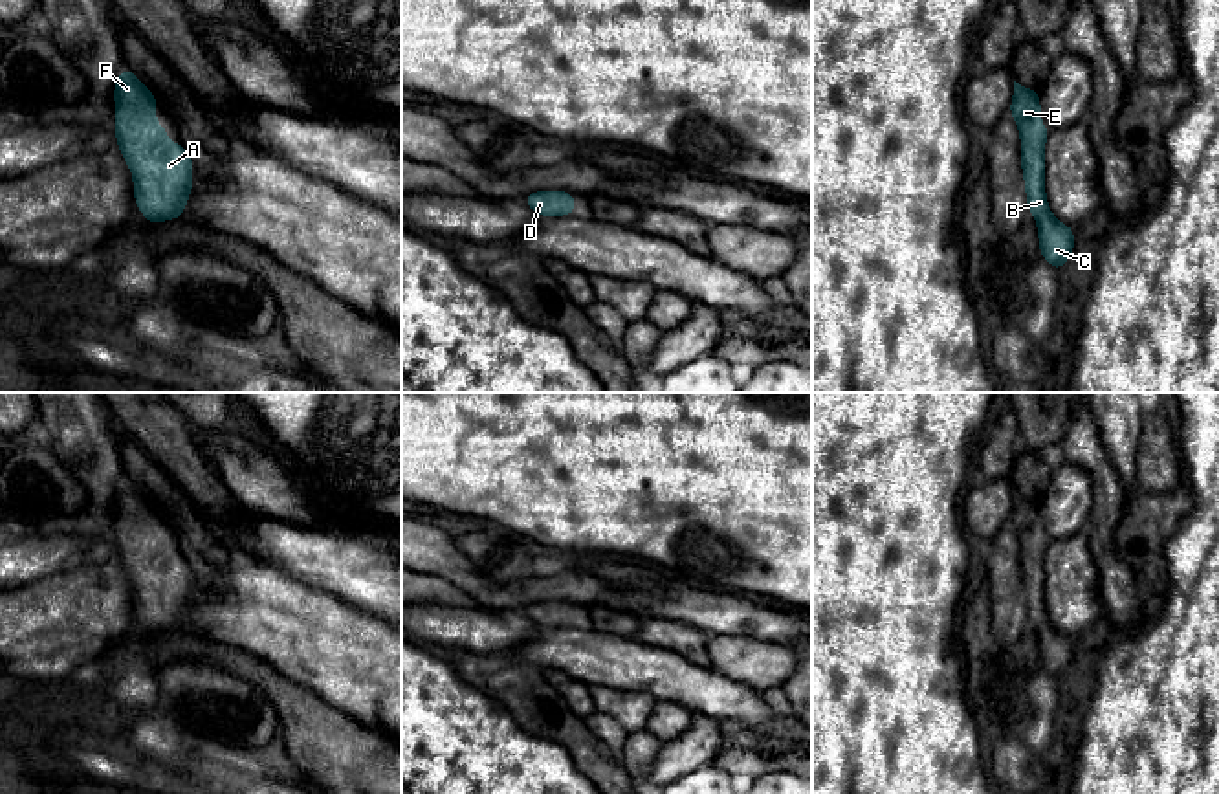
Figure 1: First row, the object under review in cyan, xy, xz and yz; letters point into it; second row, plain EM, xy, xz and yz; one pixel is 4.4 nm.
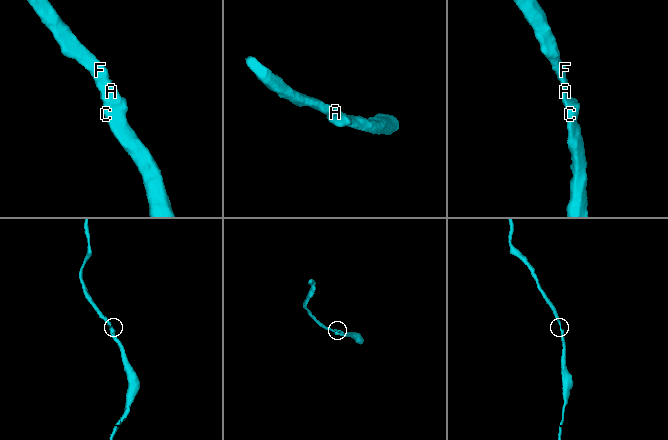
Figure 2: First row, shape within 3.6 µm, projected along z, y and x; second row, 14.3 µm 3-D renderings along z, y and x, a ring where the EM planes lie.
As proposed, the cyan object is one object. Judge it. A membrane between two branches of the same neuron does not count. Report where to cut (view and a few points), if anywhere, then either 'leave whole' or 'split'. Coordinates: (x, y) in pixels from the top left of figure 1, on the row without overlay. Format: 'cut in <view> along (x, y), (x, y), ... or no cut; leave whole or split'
no cut; leave whole

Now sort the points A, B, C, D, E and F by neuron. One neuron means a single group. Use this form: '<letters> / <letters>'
A B C D E F

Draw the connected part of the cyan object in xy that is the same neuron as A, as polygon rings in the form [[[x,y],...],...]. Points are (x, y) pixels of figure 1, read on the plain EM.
[[[128,477],[117,486],[114,515],[119,519],[117,557],[134,585],[136,616],[147,627],[143,634],[183,629],[194,574],[183,556],[163,550],[169,539],[152,526],[159,513]]]

